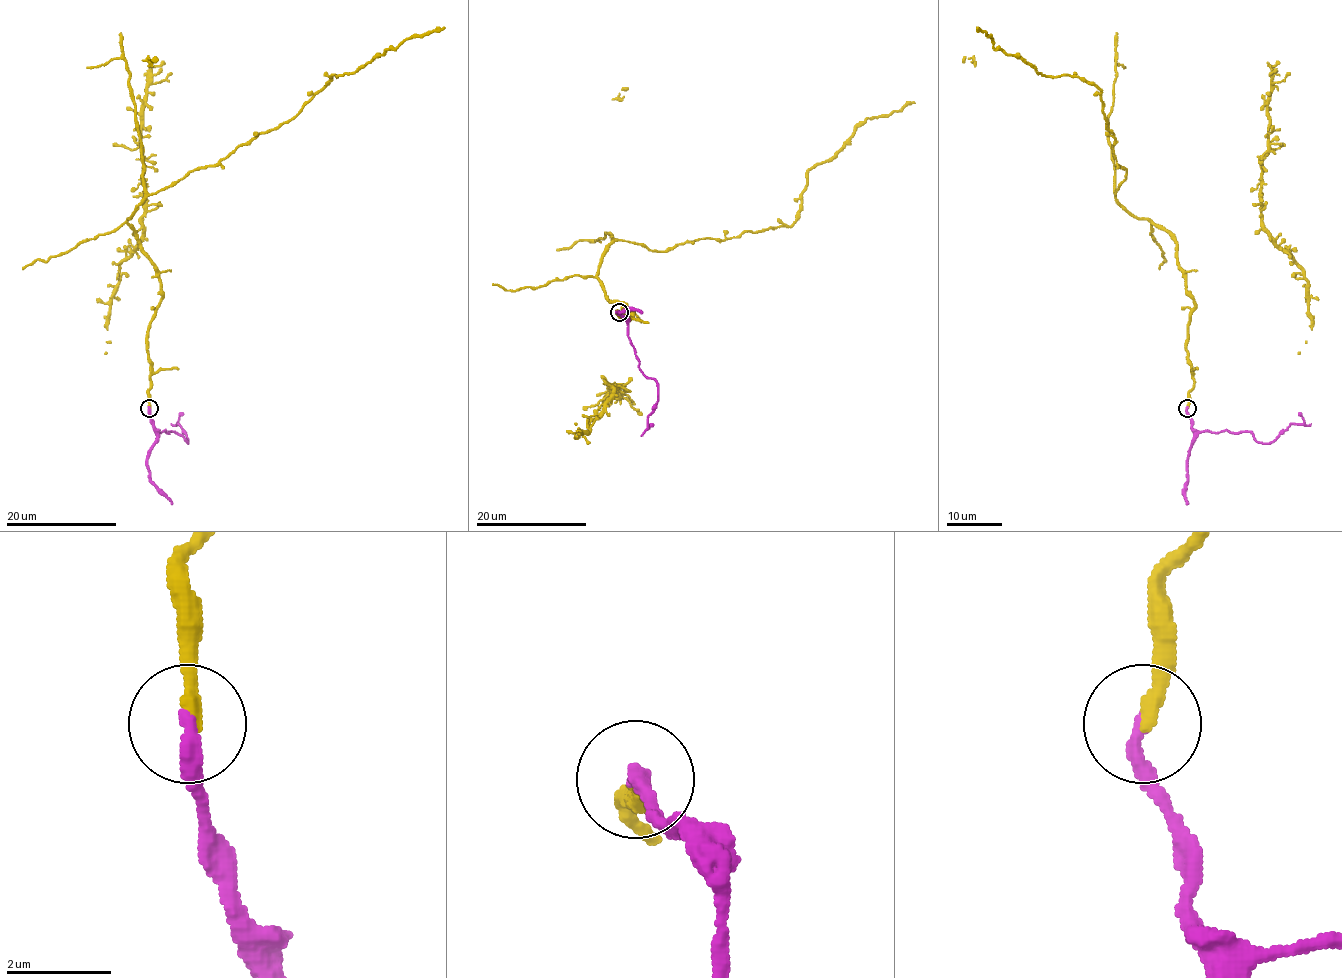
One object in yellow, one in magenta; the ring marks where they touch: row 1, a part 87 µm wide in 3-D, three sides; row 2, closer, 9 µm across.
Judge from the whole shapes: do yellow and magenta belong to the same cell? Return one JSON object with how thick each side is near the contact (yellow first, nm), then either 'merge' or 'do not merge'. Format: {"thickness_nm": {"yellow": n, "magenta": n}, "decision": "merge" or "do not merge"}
{"thickness_nm": {"yellow": 280, "magenta": 300}, "decision": "merge"}

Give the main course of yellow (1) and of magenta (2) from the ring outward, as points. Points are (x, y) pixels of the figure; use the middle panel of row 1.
1: (619, 312), (631, 316), (597, 278), (615, 240), (666, 251), (789, 227), (811, 169), (869, 118), (914, 102)
2: (619, 312), (627, 320), (627, 336), (638, 369), (658, 387), (656, 407), (648, 416), (648, 428), (652, 424)

